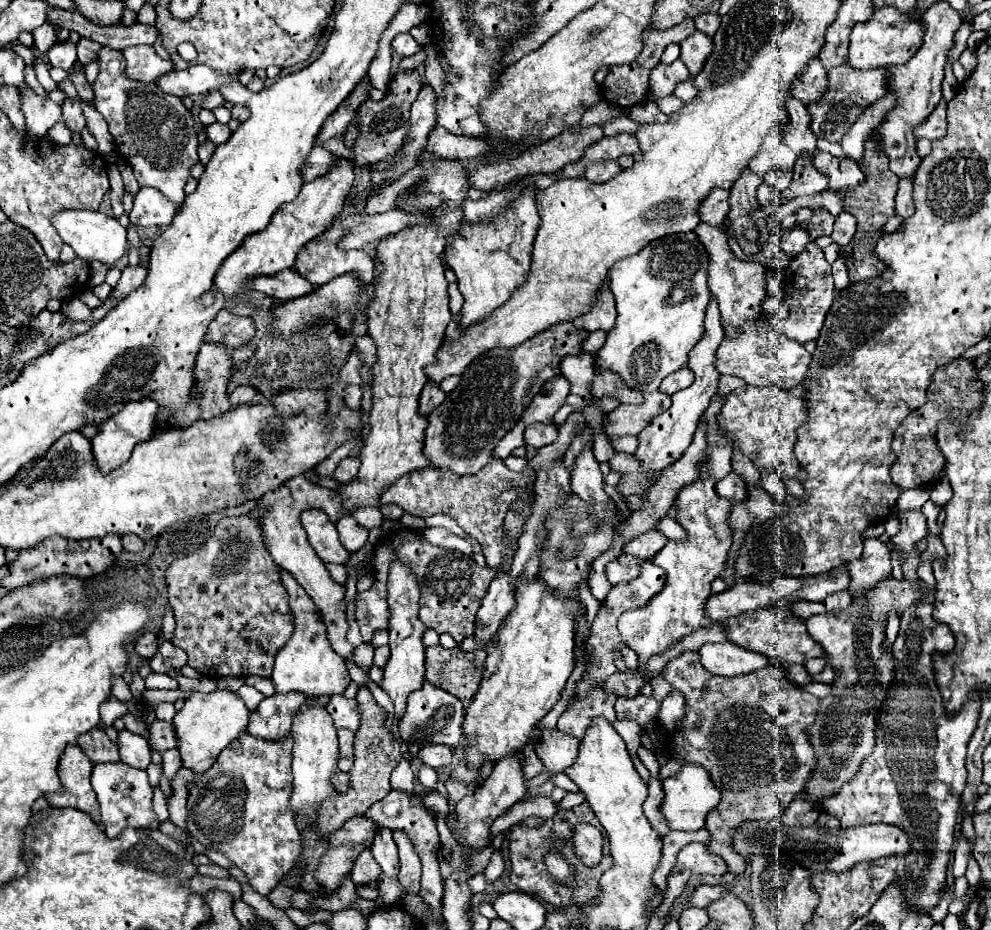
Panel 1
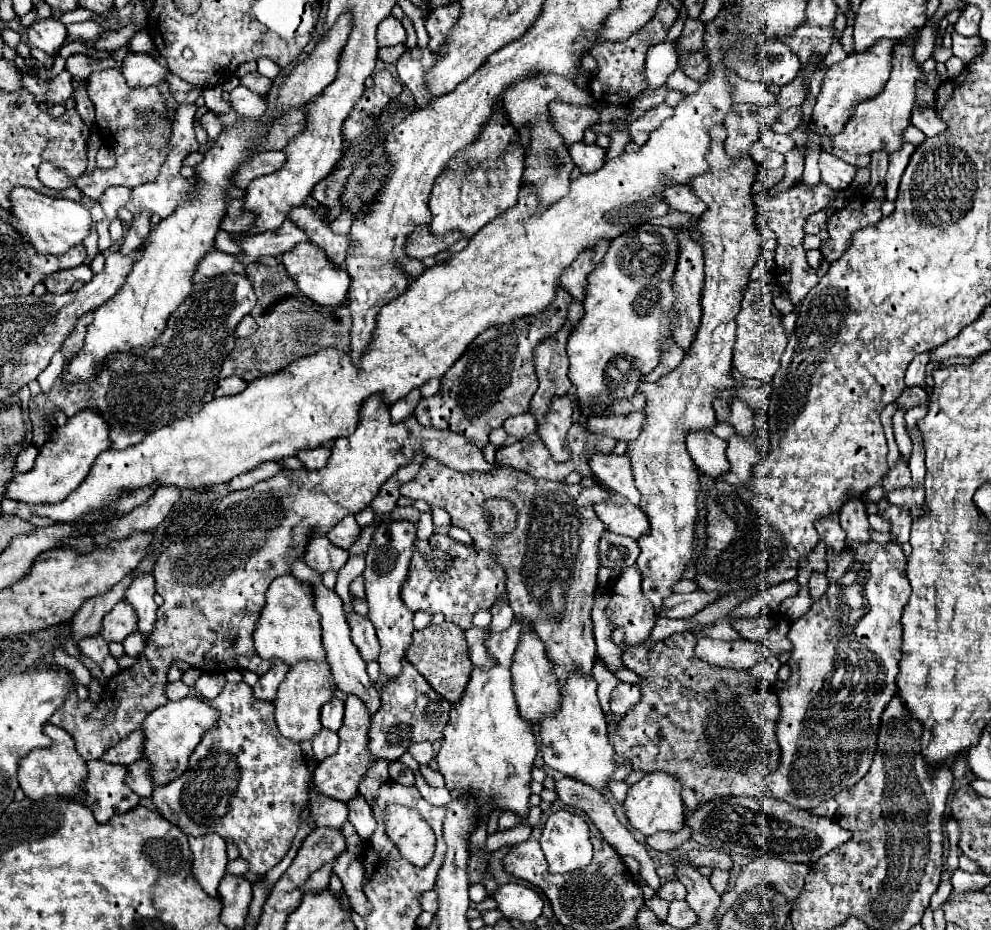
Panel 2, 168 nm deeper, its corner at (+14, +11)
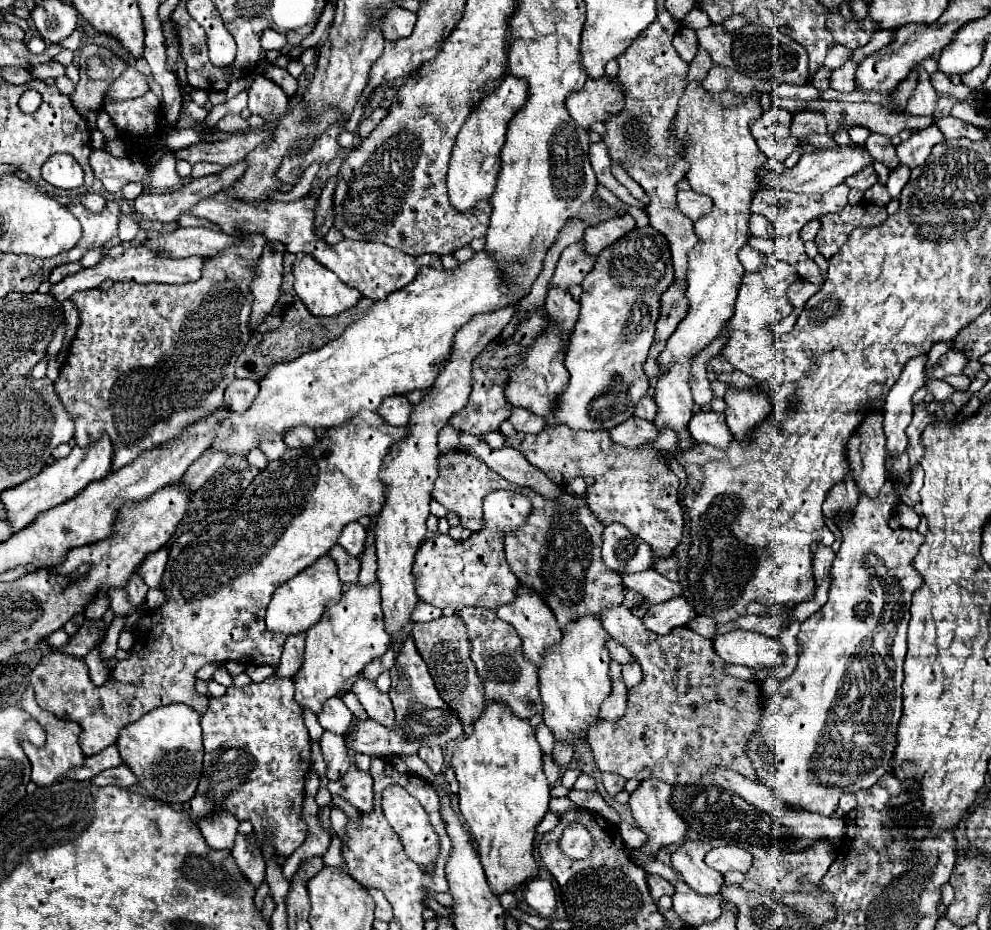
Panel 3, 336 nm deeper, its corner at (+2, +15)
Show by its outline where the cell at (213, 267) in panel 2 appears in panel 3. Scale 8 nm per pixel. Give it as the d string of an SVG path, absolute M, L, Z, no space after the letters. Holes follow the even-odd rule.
M129 247L125 249L125 253L117 259L111 259L109 255L105 259L101 259L95 267L89 269L81 269L79 273L65 277L61 283L51 287L51 293L57 297L57 301L65 301L69 299L75 291L83 291L83 289L93 289L99 287L103 281L111 279L111 281L137 281L137 283L171 283L171 285L185 285L185 283L193 283L201 277L201 269L205 265L205 257L185 257L185 259L163 259L153 255L149 249L145 247Z

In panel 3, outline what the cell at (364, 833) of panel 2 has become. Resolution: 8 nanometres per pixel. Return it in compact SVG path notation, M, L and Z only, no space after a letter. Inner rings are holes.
M357 767L349 769L339 781L331 781L327 789L331 791L331 795L341 795L363 815L369 815L373 811L373 779L369 773L363 773Z

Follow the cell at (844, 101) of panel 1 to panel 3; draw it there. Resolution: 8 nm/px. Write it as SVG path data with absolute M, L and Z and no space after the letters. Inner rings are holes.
M771 107L767 111L763 111L761 119L757 119L751 129L753 129L753 137L767 137L767 135L775 135L775 137L787 137L789 135L789 125L791 125L793 115L783 109L783 107Z

